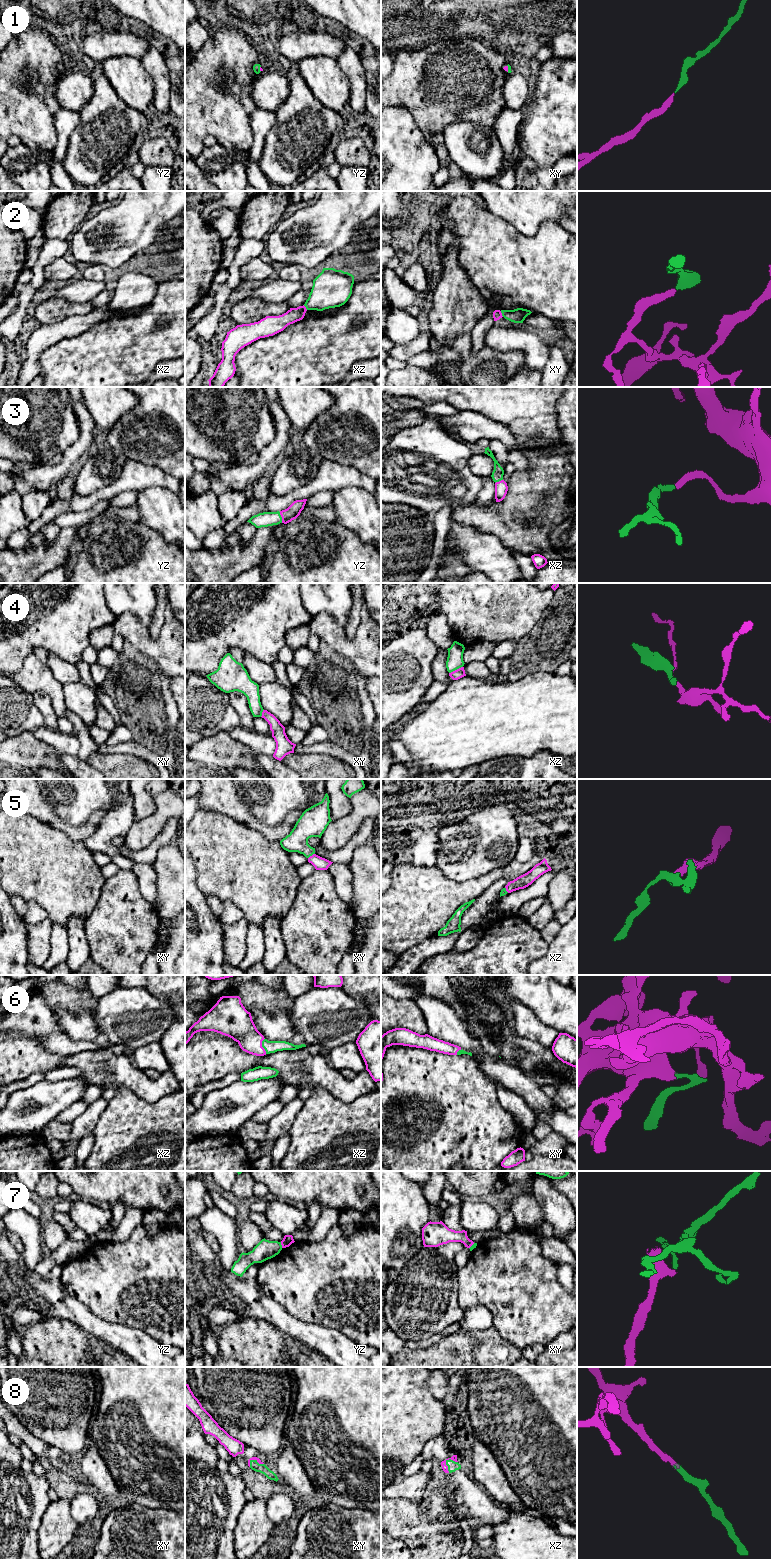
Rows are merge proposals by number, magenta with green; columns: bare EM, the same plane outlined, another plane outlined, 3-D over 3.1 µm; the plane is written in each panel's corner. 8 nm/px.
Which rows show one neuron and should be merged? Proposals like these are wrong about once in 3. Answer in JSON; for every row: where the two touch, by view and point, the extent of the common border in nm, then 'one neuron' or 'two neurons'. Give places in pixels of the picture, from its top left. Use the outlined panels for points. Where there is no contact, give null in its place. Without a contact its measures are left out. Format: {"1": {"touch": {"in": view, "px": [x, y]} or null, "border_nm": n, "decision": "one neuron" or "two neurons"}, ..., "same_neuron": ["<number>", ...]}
{"1": {"touch": {"in": "xy", "px": [507, 68]}, "border_nm": 60, "decision": "one neuron"}, "2": {"touch": {"in": "xy", "px": [501, 314]}, "border_nm": 50, "decision": "two neurons"}, "3": {"touch": {"in": "yz", "px": [281, 516]}, "border_nm": 90, "decision": "one neuron"}, "4": {"touch": {"in": "xz", "px": [455, 670]}, "border_nm": 130, "decision": "two neurons"}, "5": {"touch": {"in": "xy", "px": [312, 855]}, "border_nm": 70, "decision": "one neuron"}, "6": {"touch": {"in": "xz", "px": [261, 1046]}, "border_nm": 130, "decision": "one neuron"}, "7": {"touch": {"in": "yz", "px": [281, 1244]}, "border_nm": 50, "decision": "two neurons"}, "8": {"touch": {"in": "xz", "px": [445, 1461]}, "border_nm": 120, "decision": "one neuron"}, "same_neuron": ["1", "3", "5", "6", "8"]}

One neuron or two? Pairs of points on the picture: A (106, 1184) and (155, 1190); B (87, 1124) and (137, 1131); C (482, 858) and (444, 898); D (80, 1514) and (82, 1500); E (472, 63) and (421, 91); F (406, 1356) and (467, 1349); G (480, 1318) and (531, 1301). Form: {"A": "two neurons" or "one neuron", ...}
{"A": "one neuron", "B": "two neurons", "C": "two neurons", "D": "one neuron", "E": "one neuron", "F": "one neuron", "G": "two neurons"}

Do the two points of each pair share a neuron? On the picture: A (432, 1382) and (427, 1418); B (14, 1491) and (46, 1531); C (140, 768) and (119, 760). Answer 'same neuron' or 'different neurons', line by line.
A: different neurons
B: different neurons
C: same neuron

